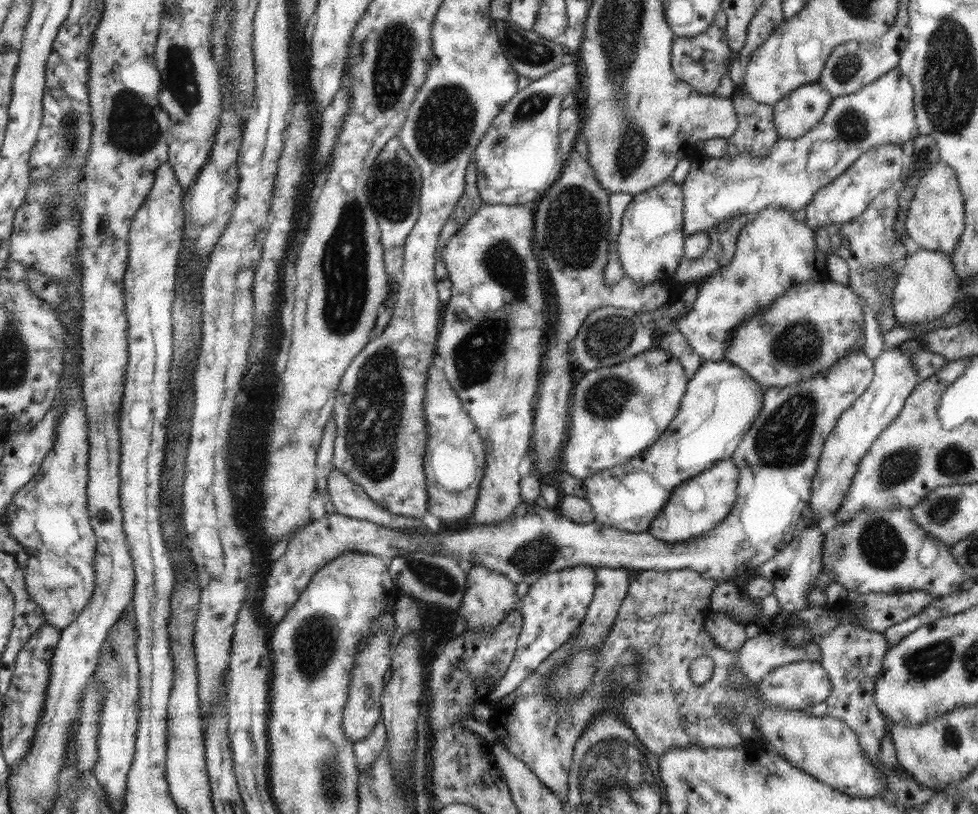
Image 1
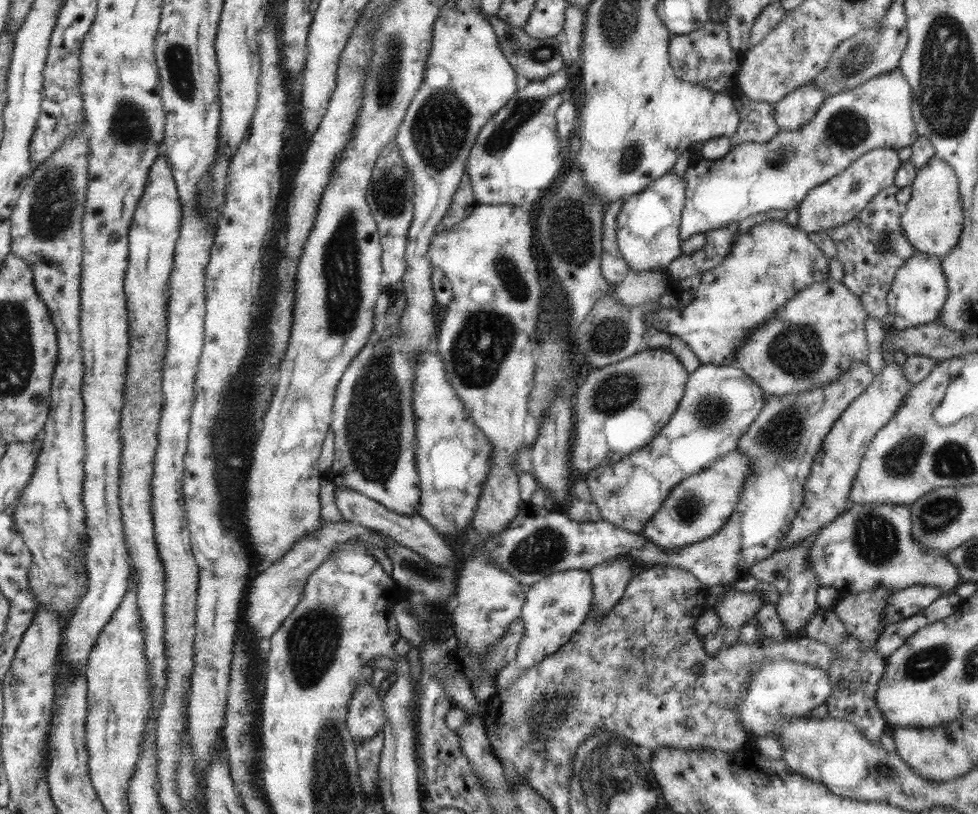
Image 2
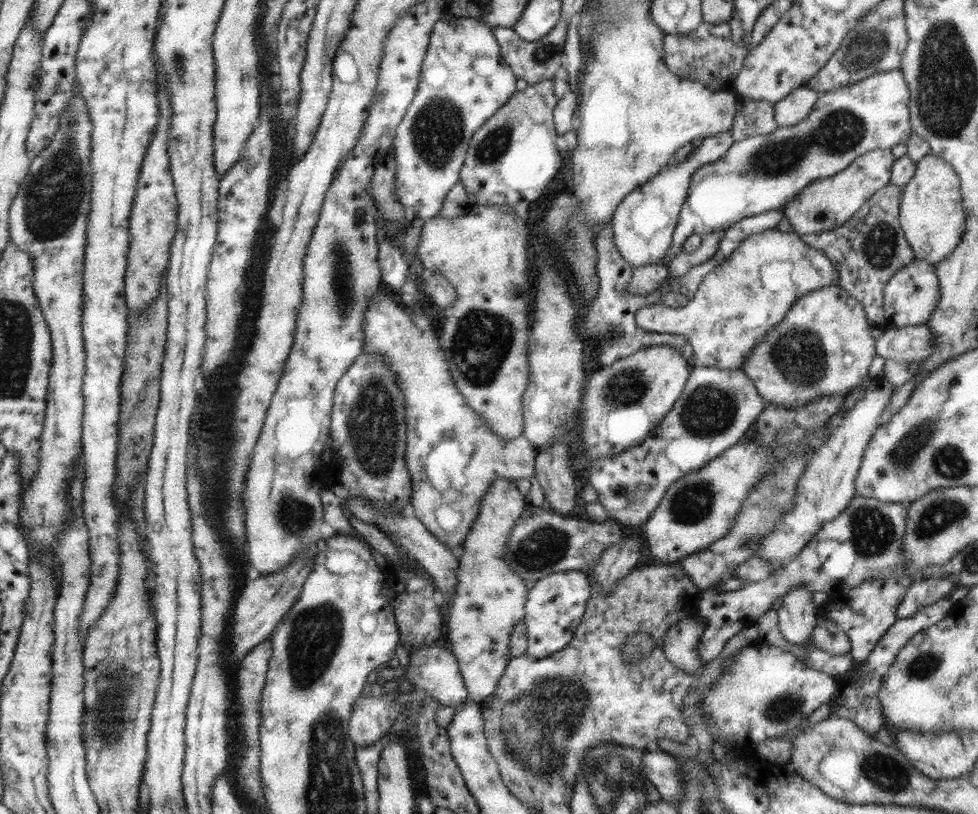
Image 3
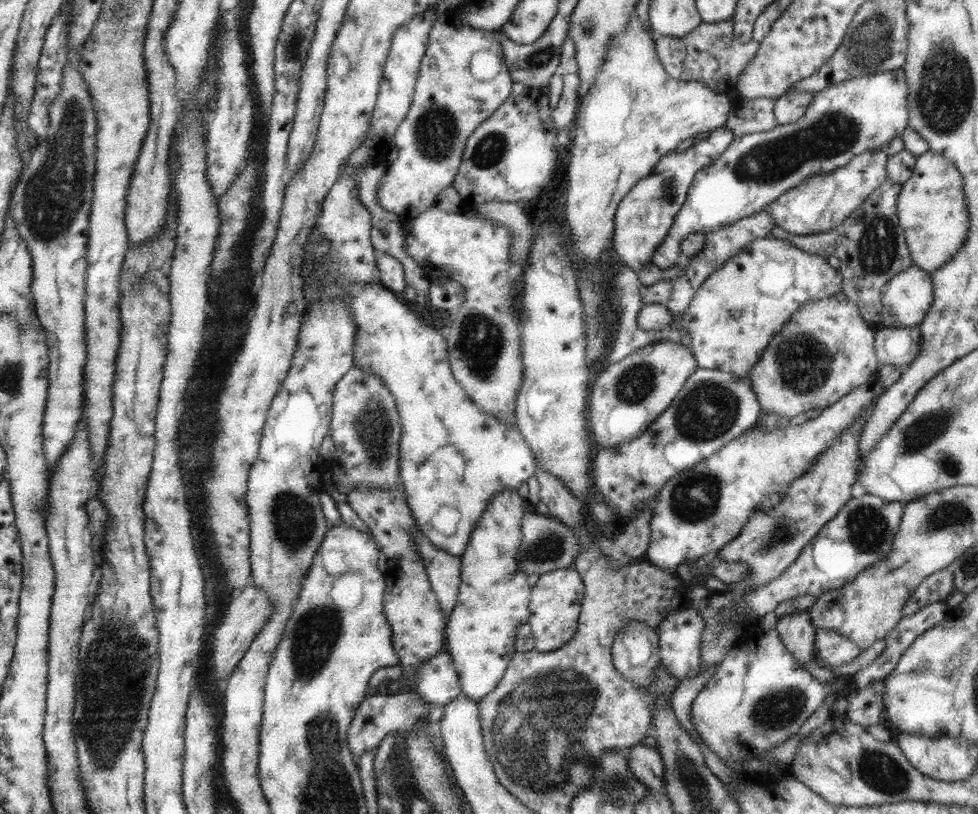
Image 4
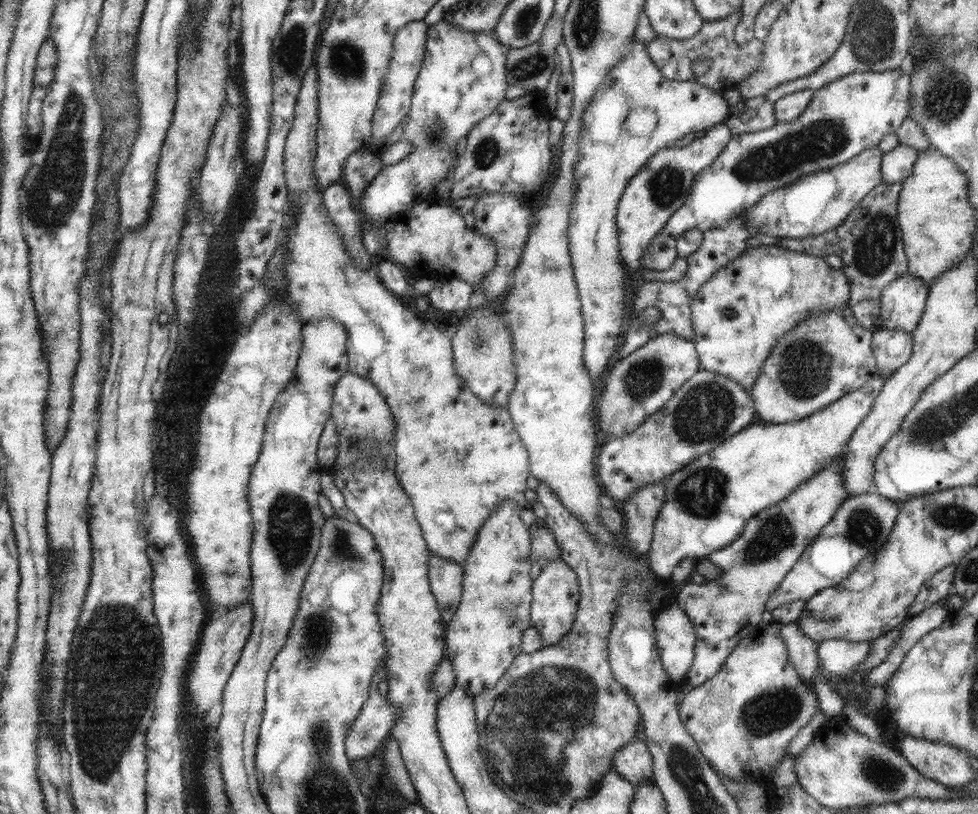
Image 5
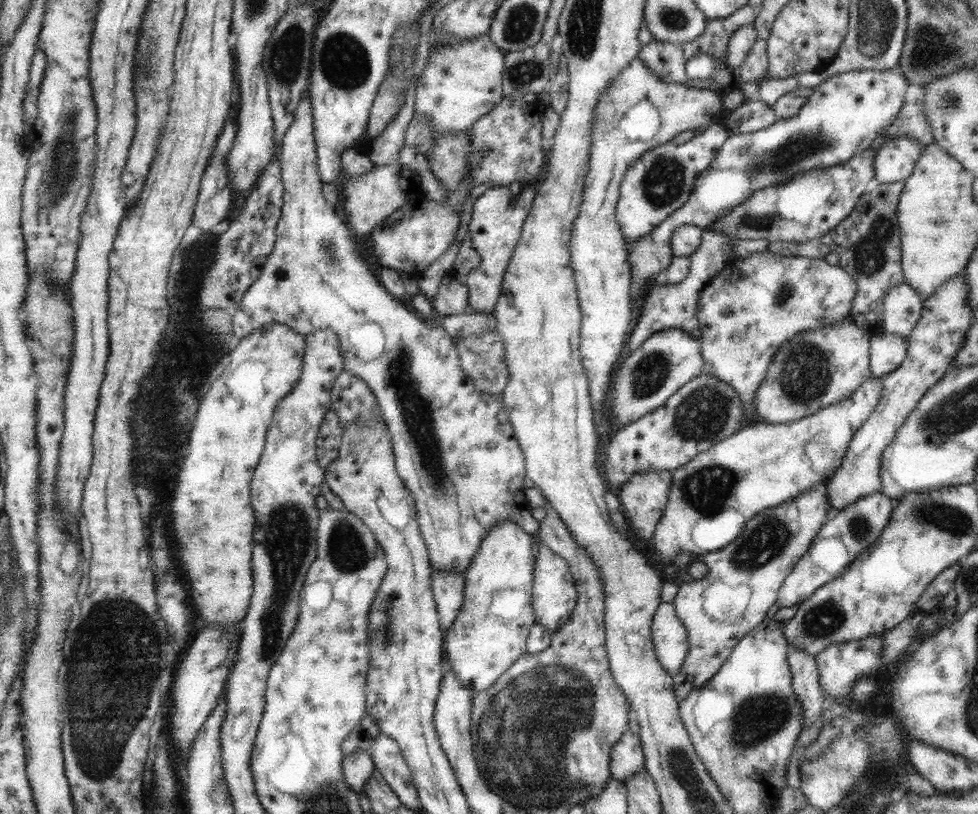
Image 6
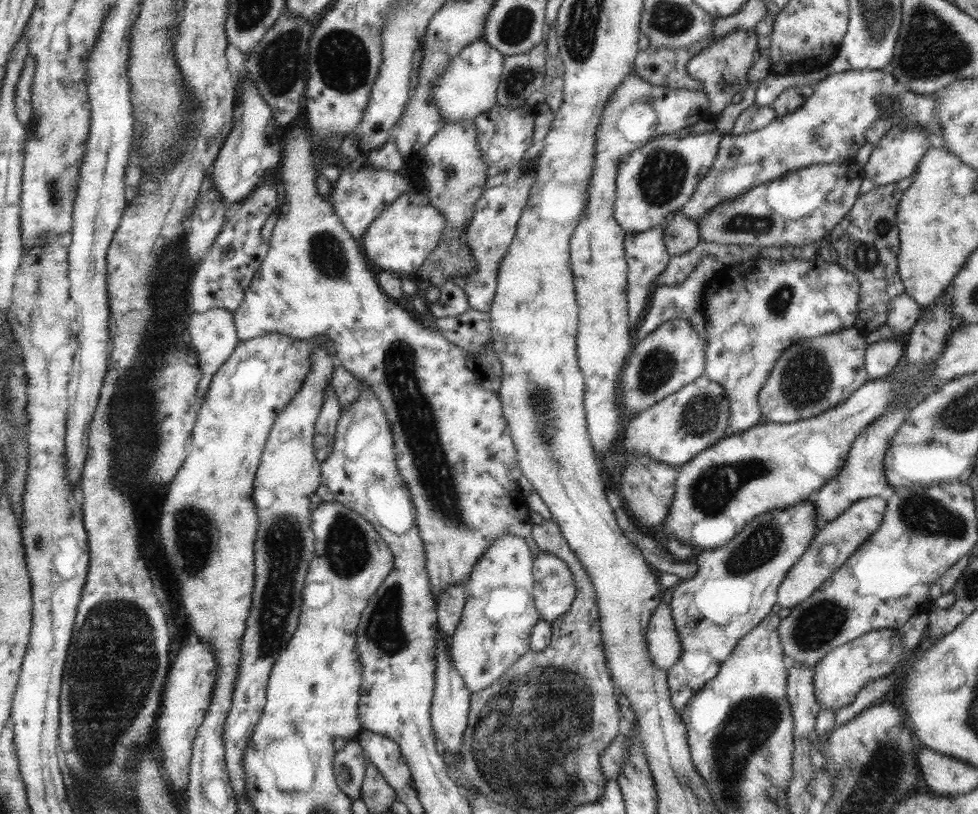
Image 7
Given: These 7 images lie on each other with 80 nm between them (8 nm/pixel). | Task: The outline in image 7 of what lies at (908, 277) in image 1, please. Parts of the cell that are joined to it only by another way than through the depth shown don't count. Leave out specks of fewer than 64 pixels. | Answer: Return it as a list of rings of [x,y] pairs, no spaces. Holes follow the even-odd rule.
[[[905,292],[899,294],[888,304],[886,326],[890,328],[894,336],[908,334],[921,318],[922,311],[923,309],[918,306],[918,303]]]

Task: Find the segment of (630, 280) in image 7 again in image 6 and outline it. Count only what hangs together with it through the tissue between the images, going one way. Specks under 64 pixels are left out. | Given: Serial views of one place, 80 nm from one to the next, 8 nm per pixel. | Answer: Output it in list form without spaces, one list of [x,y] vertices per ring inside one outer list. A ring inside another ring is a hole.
[[[895,69],[886,70],[865,70],[865,71],[852,71],[849,73],[842,73],[834,75],[833,77],[827,78],[822,81],[818,86],[813,88],[812,95],[806,101],[806,104],[802,105],[802,108],[790,118],[777,119],[774,121],[773,125],[767,126],[765,129],[757,130],[754,132],[744,133],[744,134],[730,134],[726,139],[726,142],[722,145],[722,148],[718,151],[718,154],[714,157],[711,165],[702,171],[702,174],[695,180],[692,192],[690,193],[689,199],[680,207],[677,208],[664,222],[661,222],[656,228],[653,228],[646,236],[634,241],[631,247],[627,250],[627,262],[629,263],[631,269],[631,285],[630,285],[630,299],[638,300],[644,292],[644,286],[646,286],[646,280],[653,279],[659,272],[662,272],[670,263],[673,257],[673,252],[670,246],[670,239],[672,238],[673,232],[680,225],[696,225],[701,229],[705,230],[706,227],[711,226],[711,224],[720,218],[723,214],[726,214],[730,209],[738,206],[741,202],[751,197],[753,192],[757,190],[766,188],[767,186],[772,186],[773,184],[784,183],[792,176],[798,173],[802,173],[807,170],[812,169],[823,169],[829,166],[838,165],[840,163],[845,163],[850,160],[854,155],[860,154],[862,151],[871,148],[872,142],[876,140],[877,136],[882,135],[882,128],[886,128],[898,115],[902,105],[905,103],[906,89],[908,88],[909,82],[907,78],[902,76],[902,73]]]

